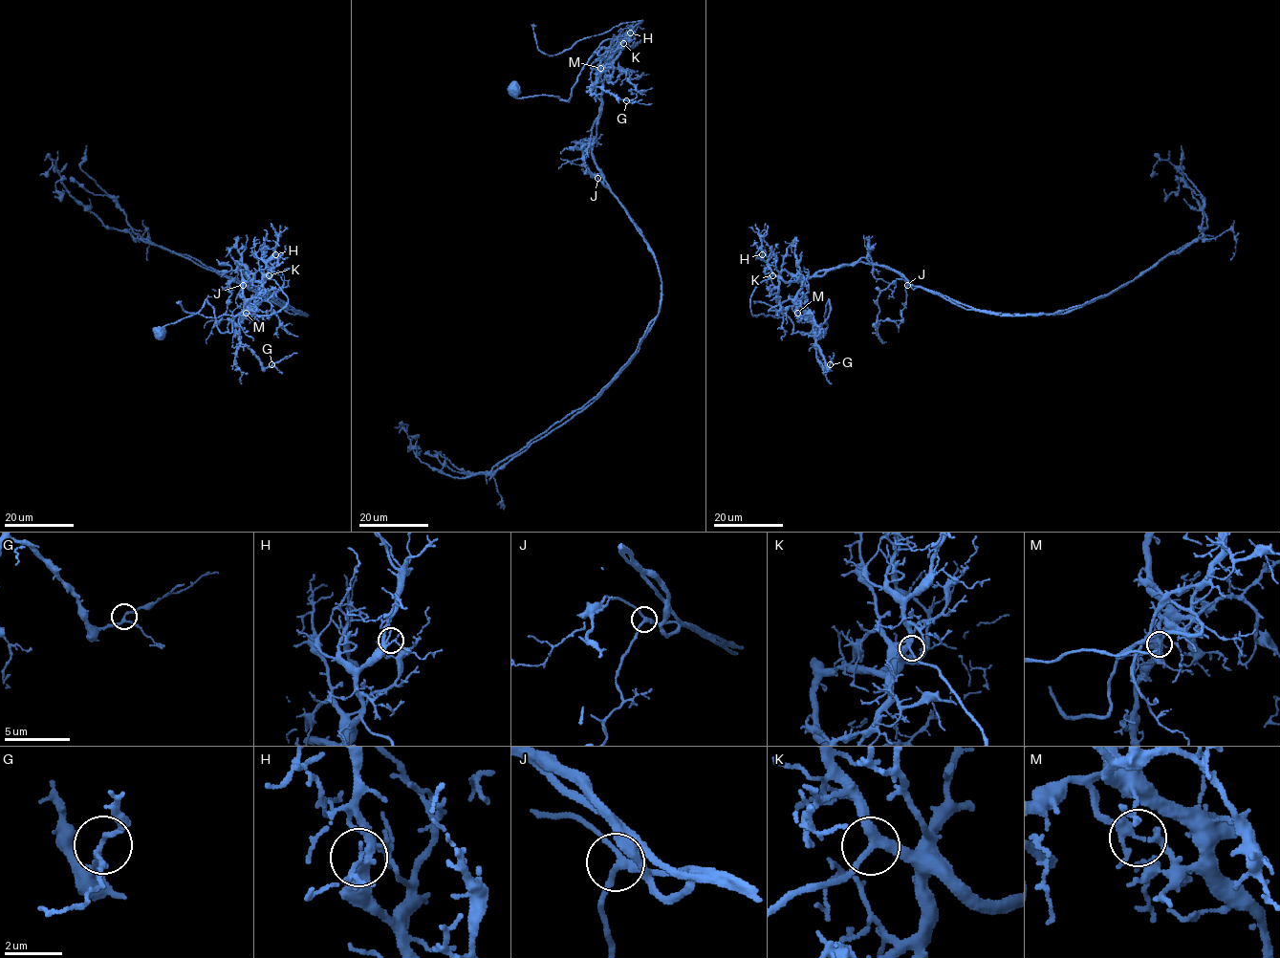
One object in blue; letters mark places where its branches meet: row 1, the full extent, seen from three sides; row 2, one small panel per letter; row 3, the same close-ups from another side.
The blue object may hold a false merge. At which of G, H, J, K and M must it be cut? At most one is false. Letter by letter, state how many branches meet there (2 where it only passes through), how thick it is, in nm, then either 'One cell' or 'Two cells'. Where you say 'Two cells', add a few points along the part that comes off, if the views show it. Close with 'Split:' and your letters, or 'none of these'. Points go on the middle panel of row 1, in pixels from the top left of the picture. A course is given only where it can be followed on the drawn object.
G: Branches: 3. Thickness 160 nm. One cell
H: Branches: 3. Thickness 240 nm. One cell
J: Branches: 3. Thickness 220 nm. One cell
K: Branches: 3. Thickness 260 nm. One cell
M: Branches: 3. Thickness 260 nm. Two cells. Course of the part to remove: (600, 68), (617, 49), (593, 160), (654, 255), (654, 324), (593, 402), (493, 473), (465, 474), (442, 451)
Split: M

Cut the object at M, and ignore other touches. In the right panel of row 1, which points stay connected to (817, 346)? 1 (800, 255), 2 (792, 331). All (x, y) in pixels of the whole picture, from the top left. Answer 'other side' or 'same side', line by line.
1: same side
2: same side

